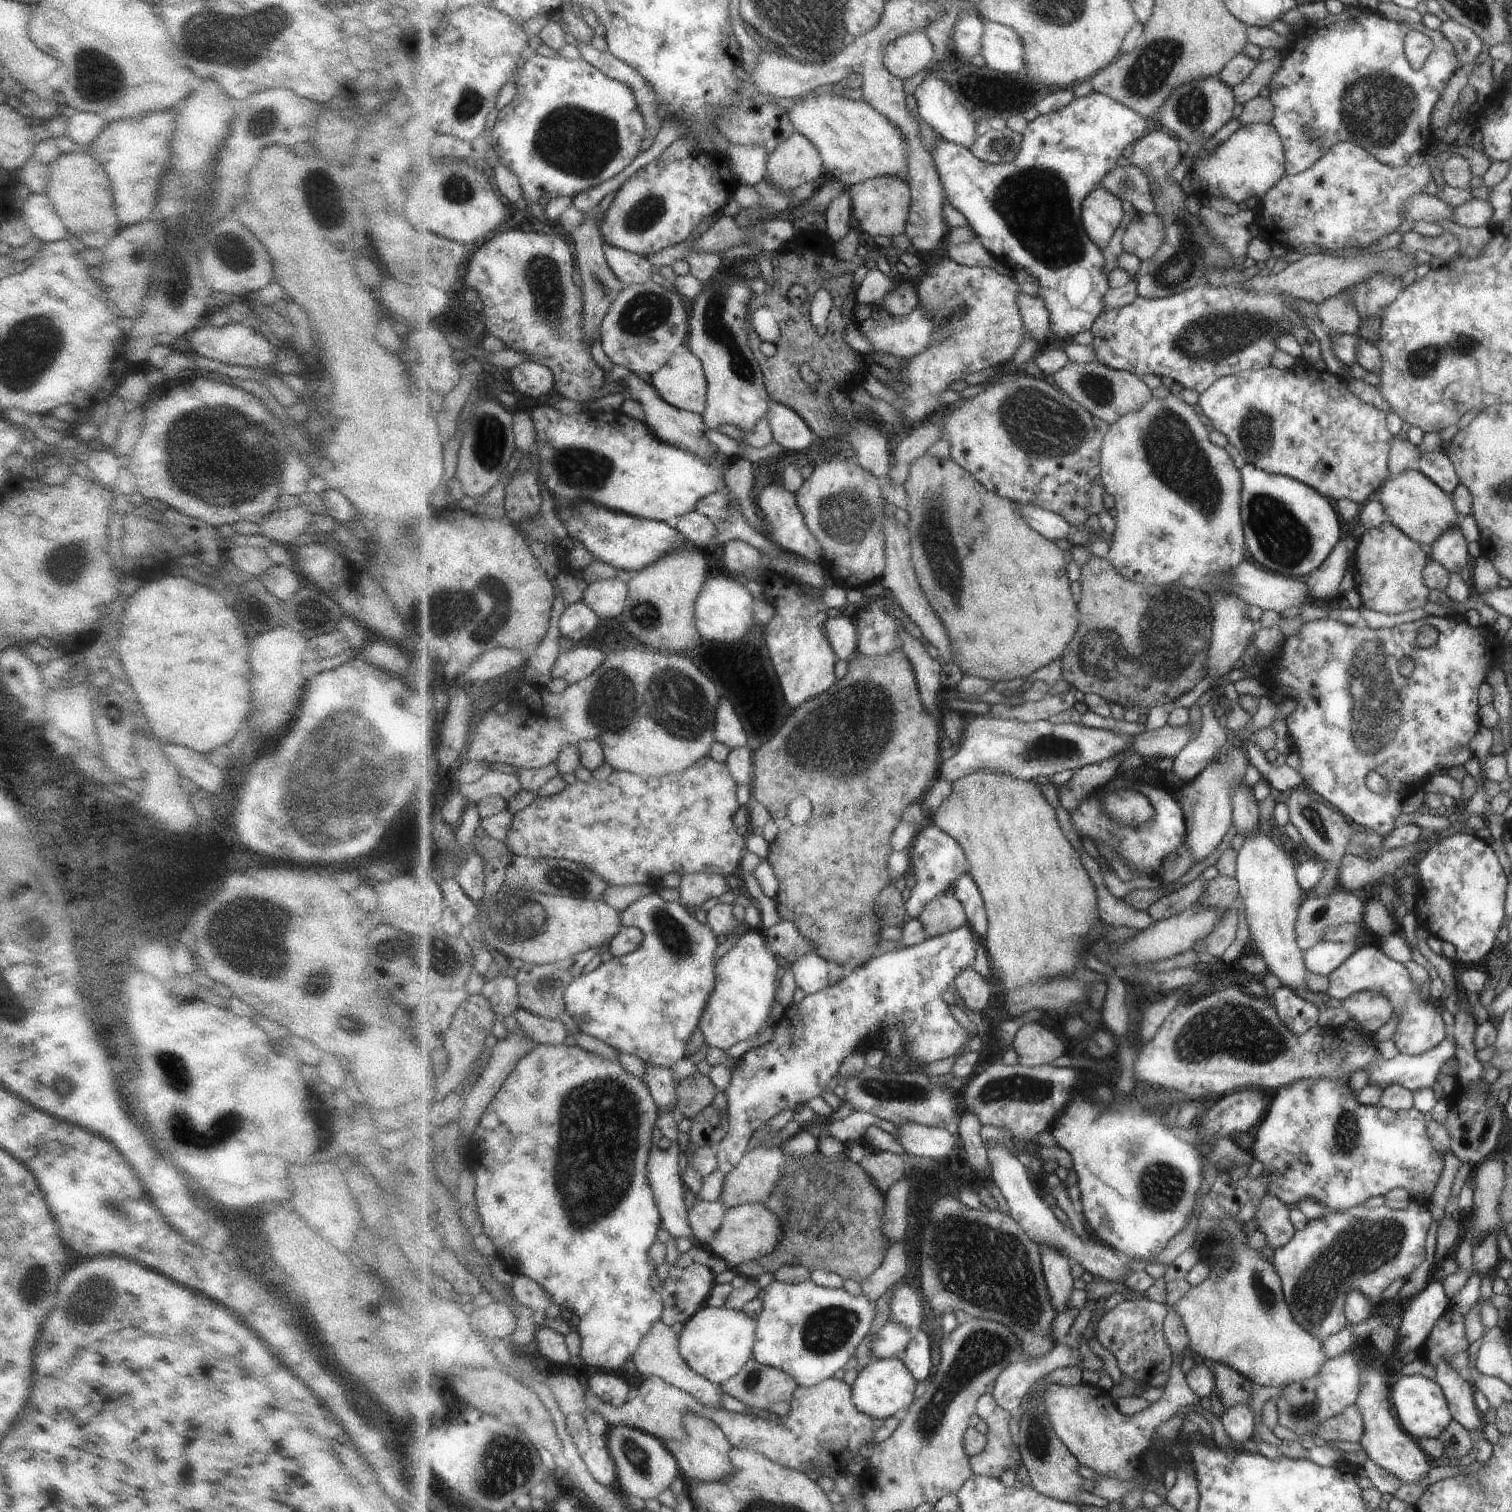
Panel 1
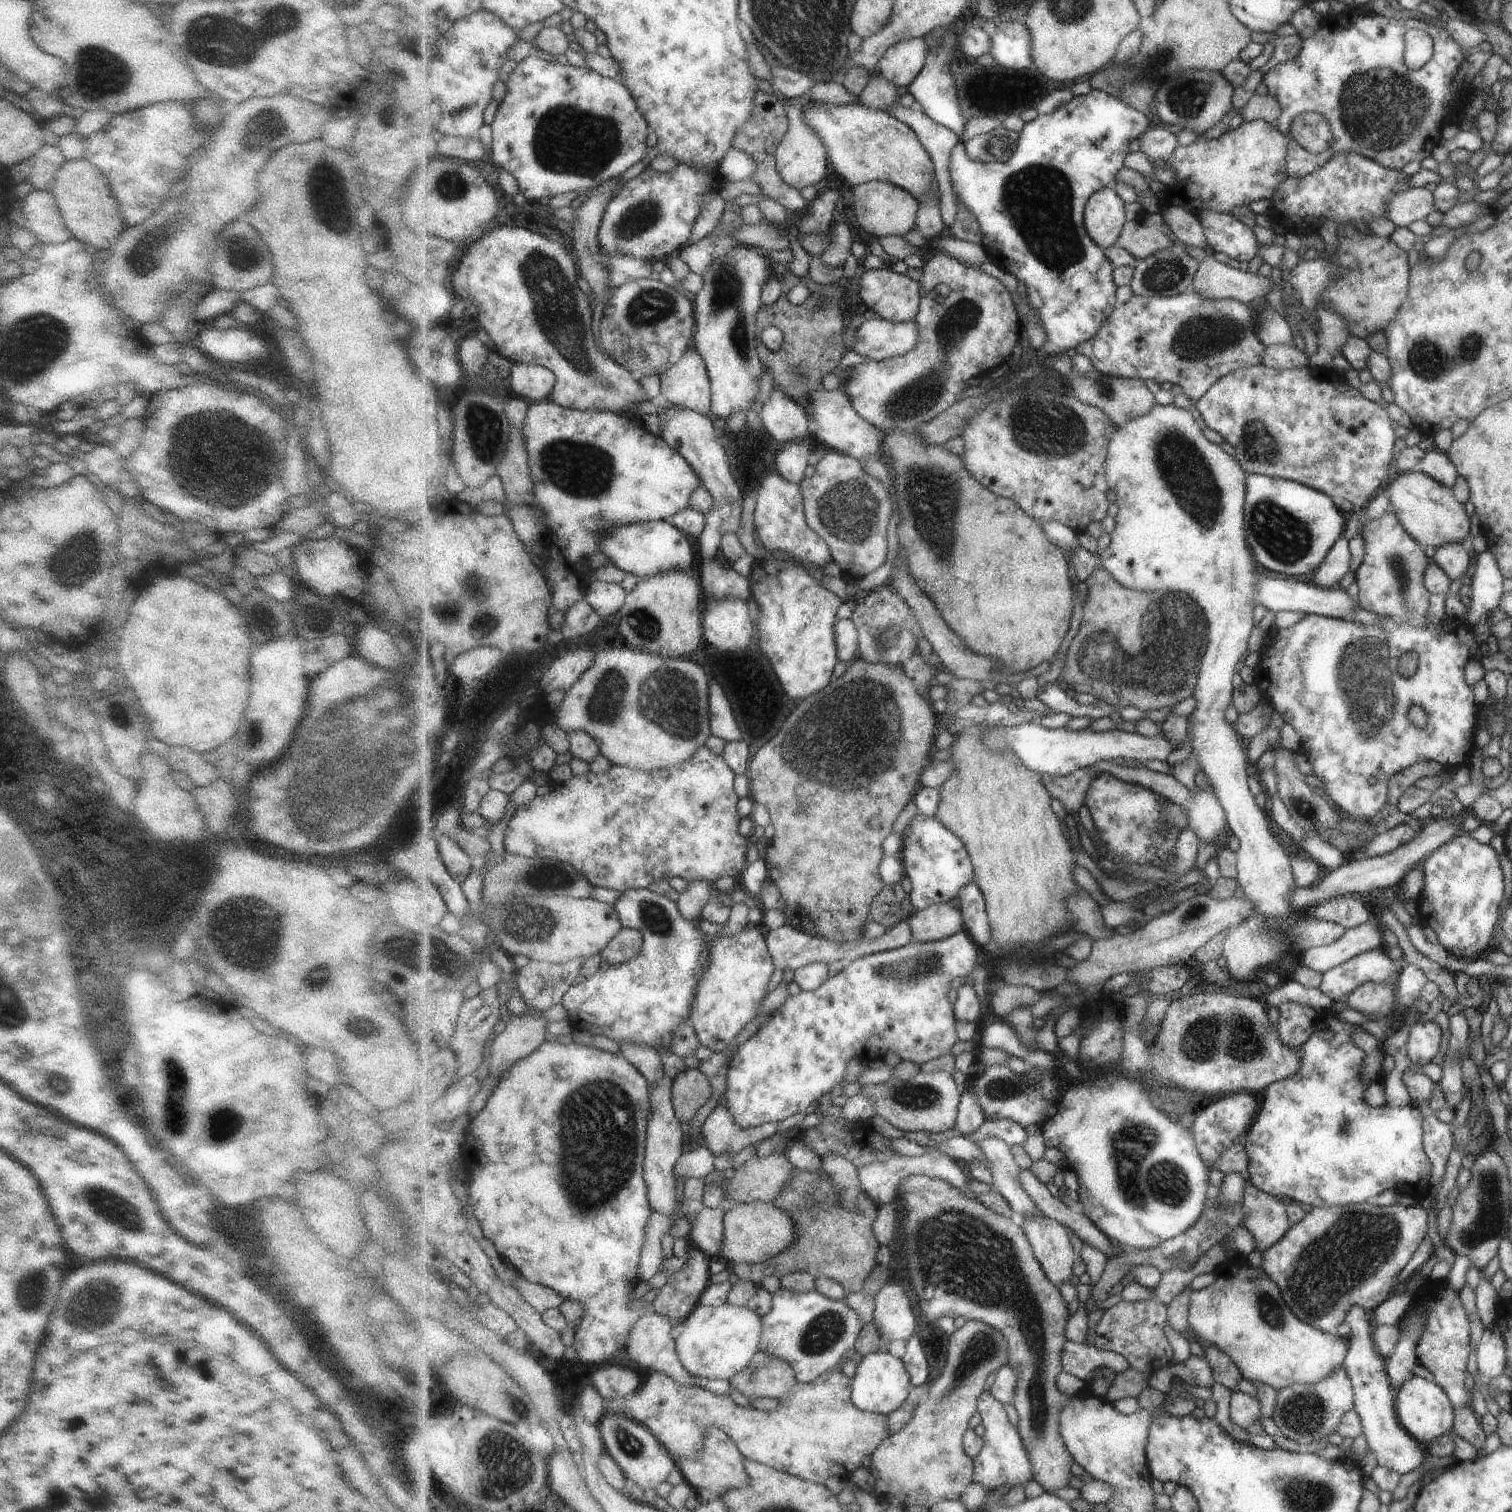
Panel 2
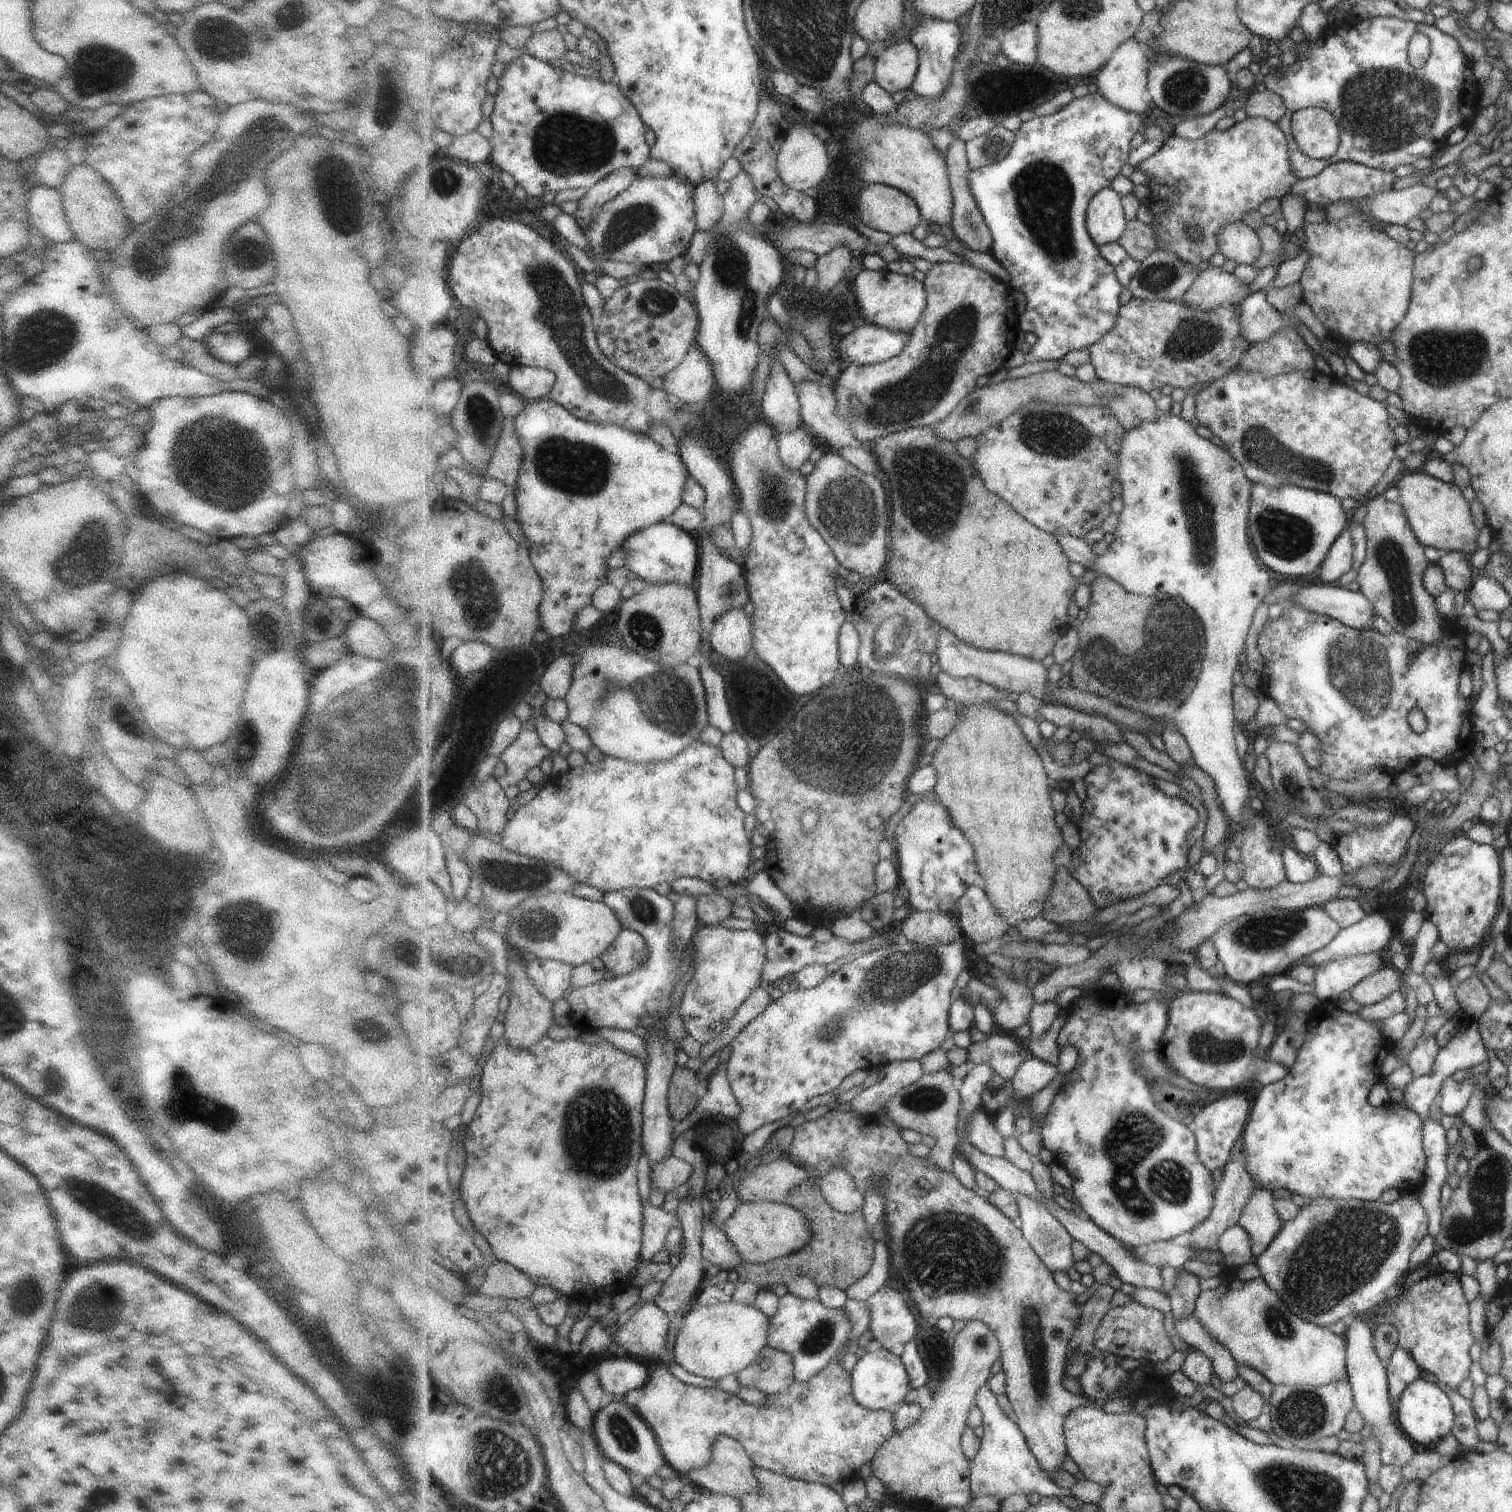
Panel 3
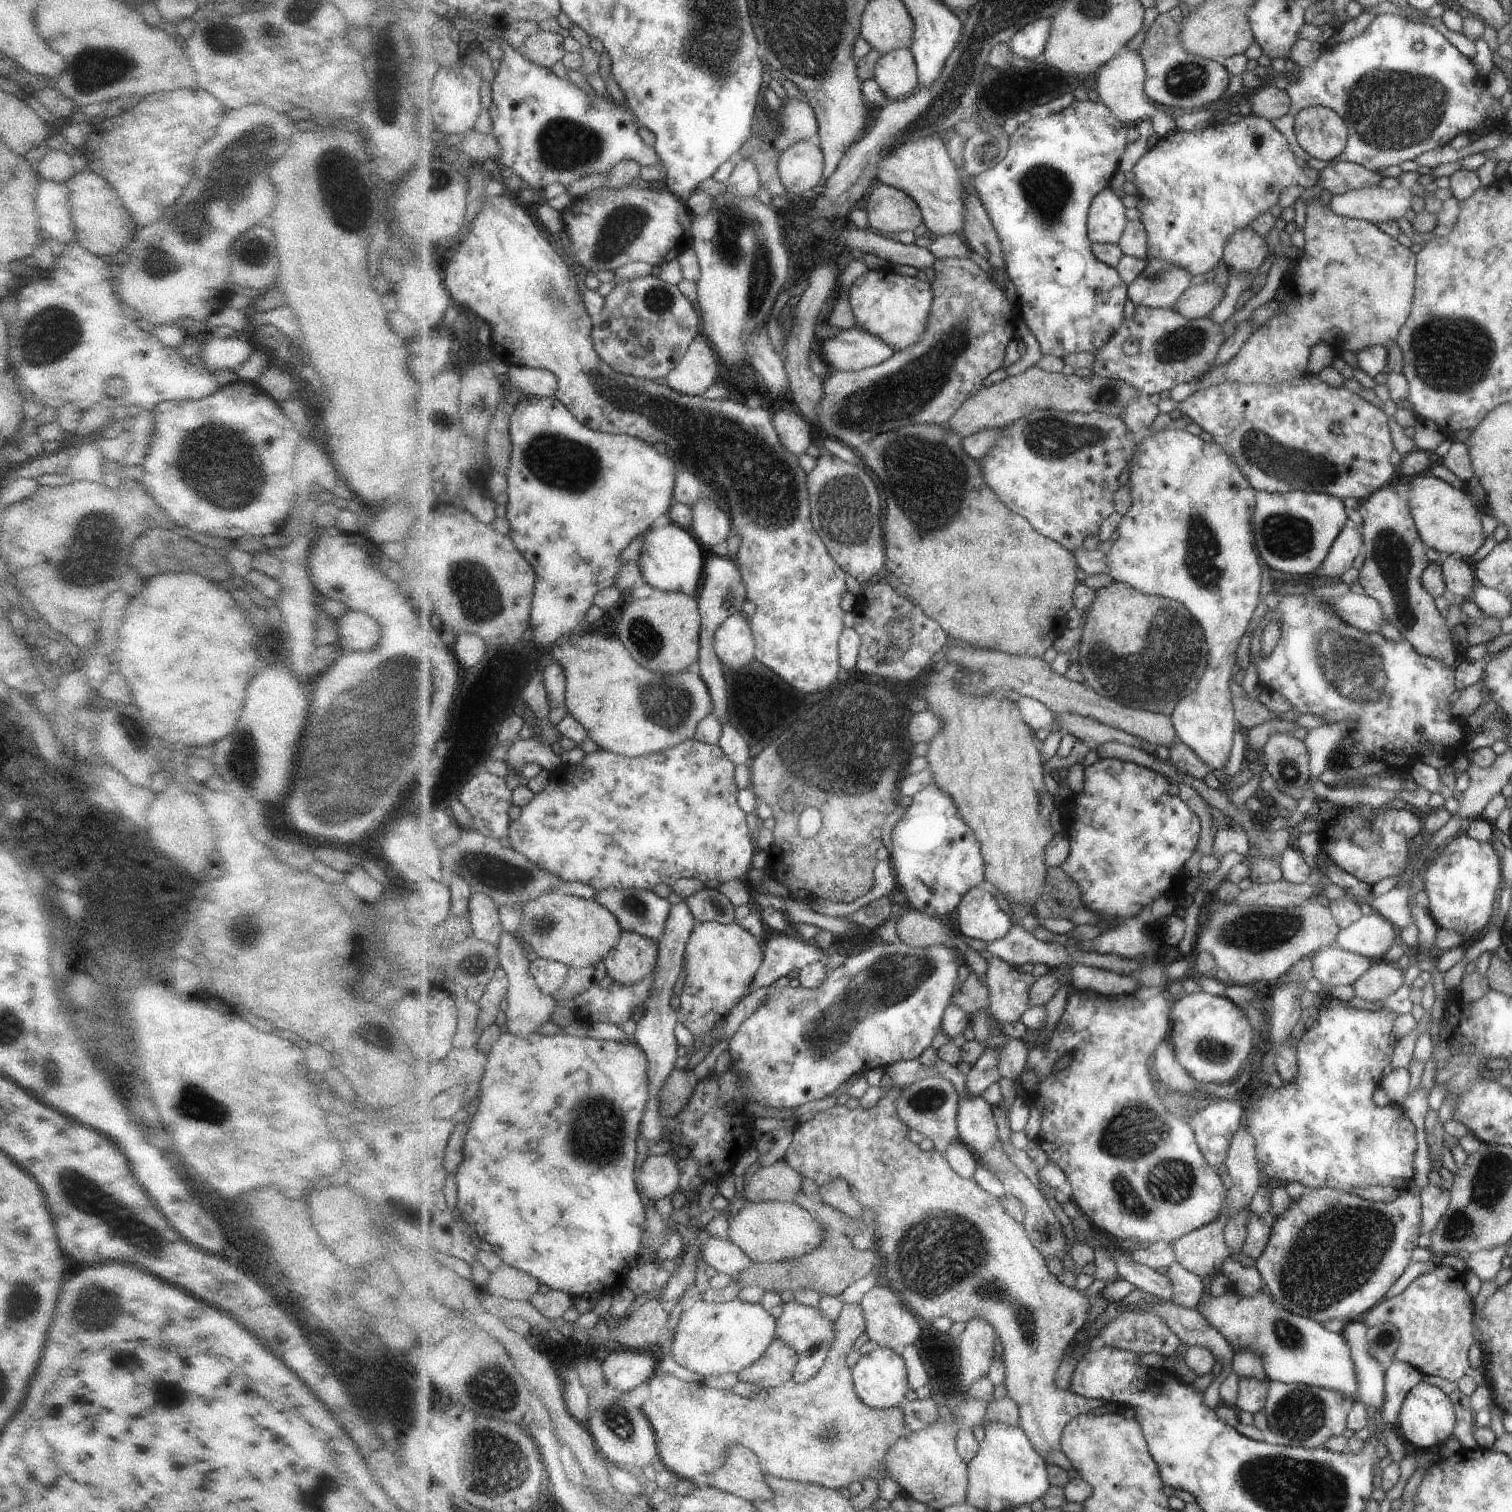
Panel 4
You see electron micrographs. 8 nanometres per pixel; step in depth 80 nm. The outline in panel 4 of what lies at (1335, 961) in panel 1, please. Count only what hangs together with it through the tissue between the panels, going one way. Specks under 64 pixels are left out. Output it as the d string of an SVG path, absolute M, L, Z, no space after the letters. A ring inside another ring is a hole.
M1379 913L1361 915L1348 927L1340 929L1332 942L1344 951L1369 957L1375 962L1383 961L1383 955L1397 942L1396 931L1395 926Z

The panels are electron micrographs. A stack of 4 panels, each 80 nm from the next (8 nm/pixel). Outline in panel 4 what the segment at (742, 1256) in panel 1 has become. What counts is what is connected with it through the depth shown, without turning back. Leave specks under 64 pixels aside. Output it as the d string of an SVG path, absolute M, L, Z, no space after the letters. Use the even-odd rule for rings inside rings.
M783 1201L751 1202L730 1224L731 1240L755 1263L781 1262L813 1252L825 1238L824 1224L802 1204Z

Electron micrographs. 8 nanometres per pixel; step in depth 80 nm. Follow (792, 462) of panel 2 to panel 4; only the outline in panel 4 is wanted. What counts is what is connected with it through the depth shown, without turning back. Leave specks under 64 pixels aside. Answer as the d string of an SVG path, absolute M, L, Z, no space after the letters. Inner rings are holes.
M779 409L774 412L774 424L786 449L798 457L807 452L809 444L813 442L813 428L801 413Z

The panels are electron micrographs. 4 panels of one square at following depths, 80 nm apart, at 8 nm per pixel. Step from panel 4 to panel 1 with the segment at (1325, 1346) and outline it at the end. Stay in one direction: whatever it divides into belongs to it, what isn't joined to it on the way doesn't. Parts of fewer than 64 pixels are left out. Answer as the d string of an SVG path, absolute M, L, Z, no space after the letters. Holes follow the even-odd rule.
M1227 1217L1222 1220L1222 1225L1217 1231L1213 1231L1218 1238L1217 1241L1222 1240L1230 1240L1232 1244L1232 1252L1223 1257L1216 1265L1210 1268L1210 1274L1207 1280L1203 1281L1200 1285L1196 1287L1192 1287L1192 1289L1183 1296L1182 1299L1179 1299L1174 1305L1173 1308L1181 1315L1183 1322L1185 1323L1185 1328L1190 1336L1190 1348L1193 1356L1196 1360L1200 1360L1201 1358L1209 1359L1215 1363L1223 1363L1229 1365L1231 1368L1237 1370L1242 1375L1245 1375L1252 1383L1259 1384L1263 1386L1274 1386L1279 1388L1279 1386L1289 1386L1288 1383L1295 1383L1297 1381L1305 1381L1312 1379L1315 1375L1317 1375L1322 1370L1322 1365L1325 1364L1327 1357L1323 1353L1323 1349L1321 1348L1321 1340L1317 1335L1314 1335L1312 1332L1309 1332L1309 1329L1306 1329L1301 1323L1297 1322L1297 1319L1293 1316L1292 1310L1289 1308L1287 1304L1285 1295L1284 1295L1284 1287L1282 1284L1282 1280L1280 1274L1277 1272L1277 1269L1274 1267L1272 1262L1269 1260L1265 1260L1261 1254L1259 1254L1259 1249L1251 1248L1246 1241L1248 1236L1243 1232L1242 1223L1238 1223L1235 1219L1231 1217Z

